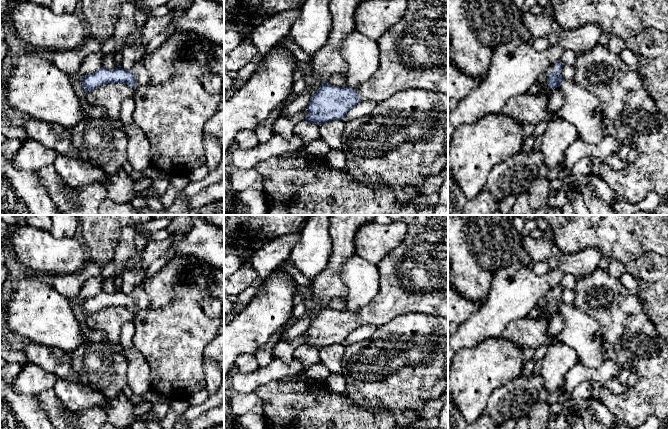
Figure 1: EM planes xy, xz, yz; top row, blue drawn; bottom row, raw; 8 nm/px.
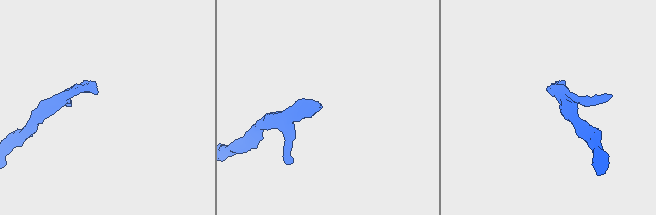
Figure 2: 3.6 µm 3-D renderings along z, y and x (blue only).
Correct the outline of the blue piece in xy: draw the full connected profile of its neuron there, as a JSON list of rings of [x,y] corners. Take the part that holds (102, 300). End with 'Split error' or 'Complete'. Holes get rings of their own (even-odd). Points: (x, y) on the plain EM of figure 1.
[[[192,256],[172,257],[159,272],[146,278],[131,294],[125,294],[120,289],[116,293],[101,291],[83,301],[82,311],[88,316],[107,307],[124,307],[134,313],[164,307],[172,302],[176,286],[193,271]]]. Split error

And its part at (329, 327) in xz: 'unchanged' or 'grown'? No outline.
grown

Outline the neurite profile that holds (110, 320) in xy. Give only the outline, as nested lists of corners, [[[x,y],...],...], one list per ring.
[[[107,307],[87,316],[87,326],[93,330],[102,331],[114,344],[119,344],[121,328],[127,321],[133,320],[135,313],[124,307]]]

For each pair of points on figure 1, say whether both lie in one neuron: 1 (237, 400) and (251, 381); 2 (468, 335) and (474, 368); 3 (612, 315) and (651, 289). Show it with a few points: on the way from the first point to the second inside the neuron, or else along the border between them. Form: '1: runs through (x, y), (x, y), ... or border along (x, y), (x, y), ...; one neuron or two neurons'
1: border along (234, 391), (242, 393), (253, 392); two neurons
2: border along (492, 337), (458, 350); two neurons
3: border along (636, 295), (649, 319); two neurons

